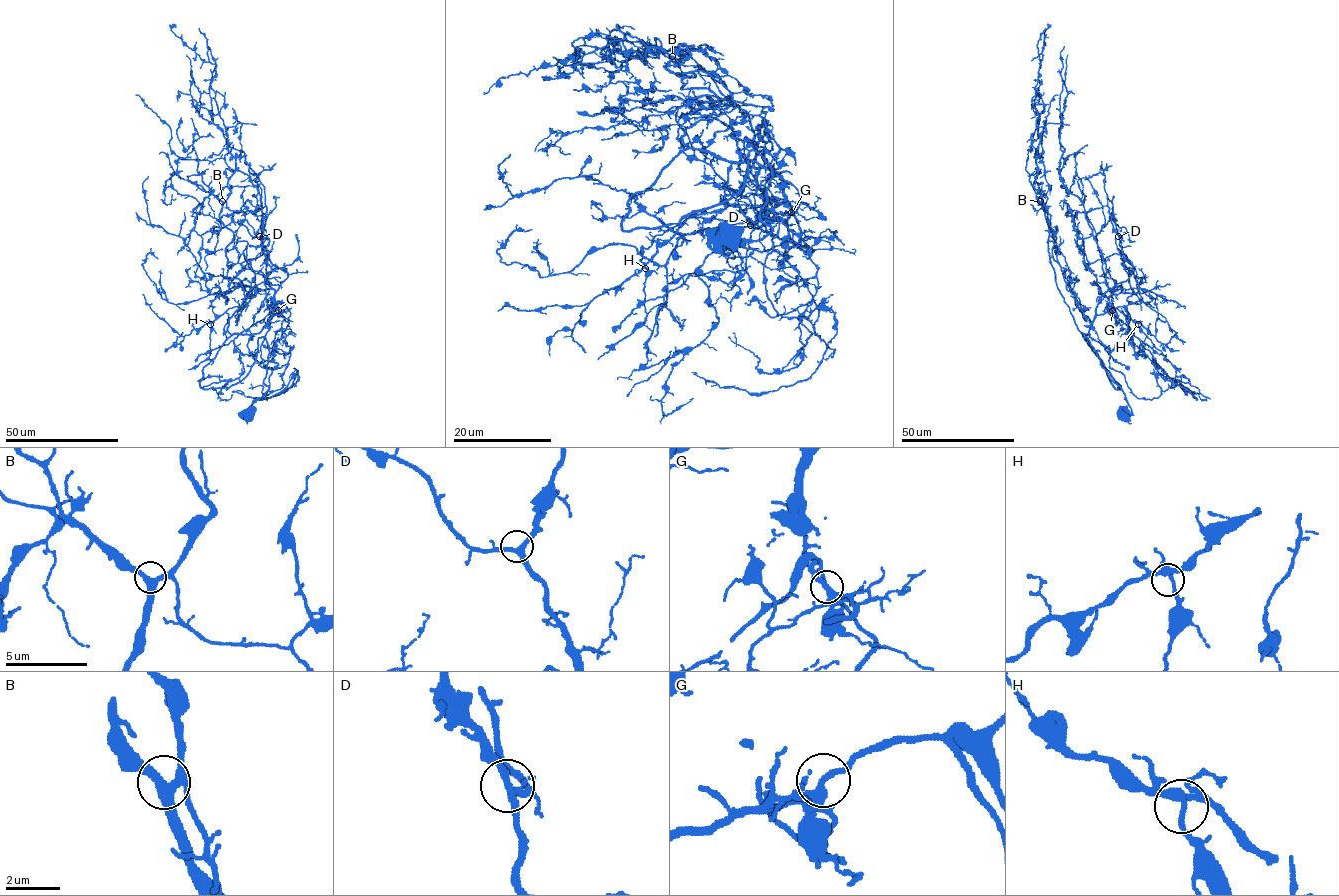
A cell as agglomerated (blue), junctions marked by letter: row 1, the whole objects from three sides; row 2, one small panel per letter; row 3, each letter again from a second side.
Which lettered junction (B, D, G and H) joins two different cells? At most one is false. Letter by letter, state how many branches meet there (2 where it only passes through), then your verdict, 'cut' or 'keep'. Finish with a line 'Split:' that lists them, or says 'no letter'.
B: 3 branches meet; keep
D: 3 branches meet; keep
G: 3 branches meet; keep
H: 3 branches meet; keep
Split: no letter

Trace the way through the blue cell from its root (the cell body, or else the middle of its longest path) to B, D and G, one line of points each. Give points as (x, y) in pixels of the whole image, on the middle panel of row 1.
B: (724, 231), (729, 253), (772, 230), (754, 150), (730, 198), (621, 227), (718, 105), (672, 56)
D: (724, 231), (772, 230), (754, 150), (730, 198), (621, 220), (695, 148), (777, 174), (811, 251), (750, 225)
G: (724, 231), (729, 253), (772, 230), (754, 150), (730, 198), (621, 220), (689, 148), (773, 170), (792, 213)

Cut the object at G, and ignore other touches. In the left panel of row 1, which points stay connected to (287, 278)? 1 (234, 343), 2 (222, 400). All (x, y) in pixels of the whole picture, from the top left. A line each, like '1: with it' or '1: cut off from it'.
1: cut off from it
2: cut off from it

